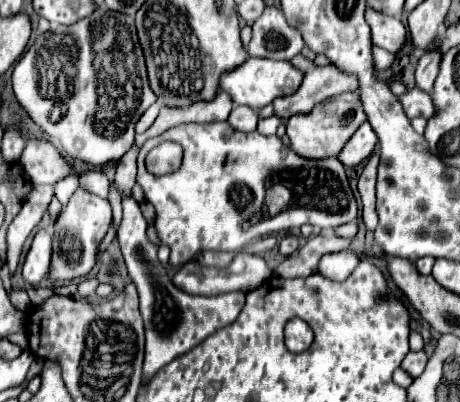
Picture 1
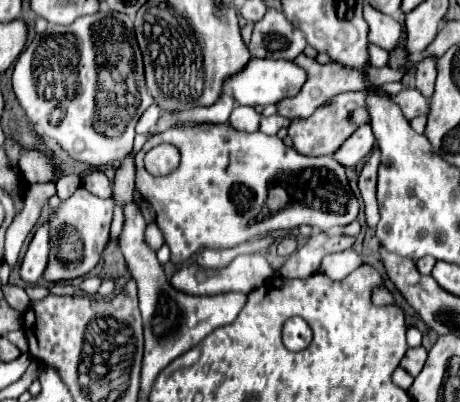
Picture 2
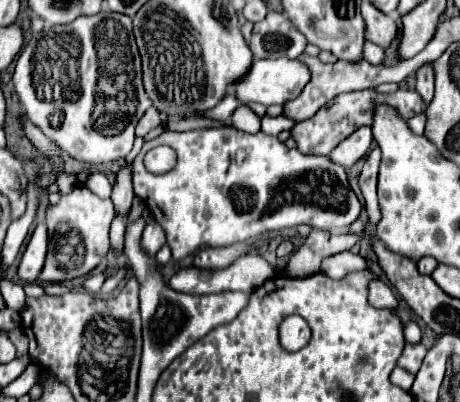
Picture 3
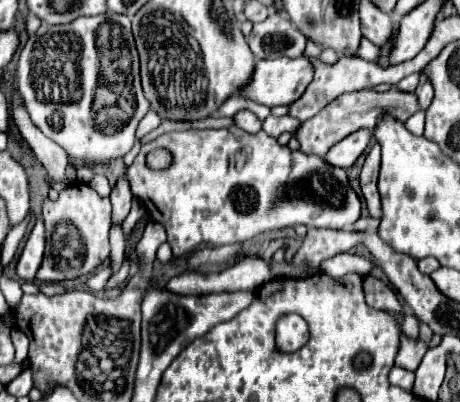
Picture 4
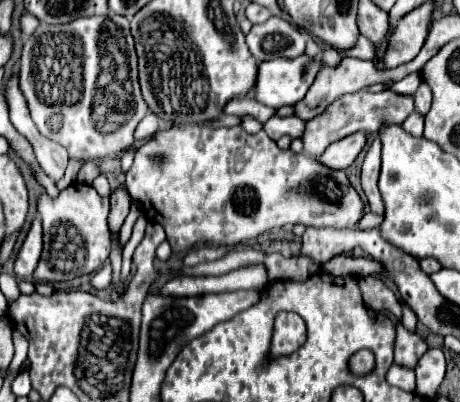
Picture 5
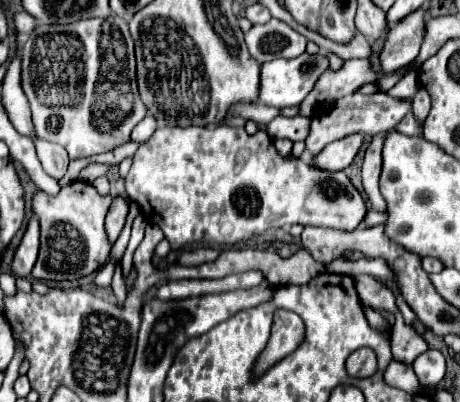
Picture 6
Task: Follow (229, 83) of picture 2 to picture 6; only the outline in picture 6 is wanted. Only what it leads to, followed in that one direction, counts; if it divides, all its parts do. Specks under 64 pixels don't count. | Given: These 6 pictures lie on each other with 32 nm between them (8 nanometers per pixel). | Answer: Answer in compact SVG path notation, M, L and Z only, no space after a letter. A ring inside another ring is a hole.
M300 54L298 58L277 58L272 62L262 64L262 80L260 80L260 102L274 108L298 106L308 92L314 88L316 80L328 70L328 56L326 54Z

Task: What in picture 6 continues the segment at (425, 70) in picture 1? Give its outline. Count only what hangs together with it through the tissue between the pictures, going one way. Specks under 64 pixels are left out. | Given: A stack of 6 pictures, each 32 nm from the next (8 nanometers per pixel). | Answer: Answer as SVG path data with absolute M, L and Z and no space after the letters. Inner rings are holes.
M420 88L412 98L412 114L420 124L424 124L428 112L430 112L430 94L424 88Z

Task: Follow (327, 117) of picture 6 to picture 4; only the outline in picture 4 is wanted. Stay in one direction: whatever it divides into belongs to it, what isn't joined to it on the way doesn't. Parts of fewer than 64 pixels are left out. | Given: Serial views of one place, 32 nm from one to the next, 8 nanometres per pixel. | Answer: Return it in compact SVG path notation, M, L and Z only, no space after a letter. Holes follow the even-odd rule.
M358 90L358 92L350 92L350 94L342 94L338 96L332 104L328 104L322 112L318 112L314 118L302 122L300 130L296 132L296 138L302 146L304 154L314 154L314 156L324 156L328 152L330 146L334 146L336 142L340 142L342 138L350 136L352 132L366 128L366 130L374 130L380 116L388 114L394 120L402 120L406 122L414 112L418 112L418 104L416 104L416 94L408 94L408 92L398 92L398 90L388 90L388 92L374 92L374 90Z

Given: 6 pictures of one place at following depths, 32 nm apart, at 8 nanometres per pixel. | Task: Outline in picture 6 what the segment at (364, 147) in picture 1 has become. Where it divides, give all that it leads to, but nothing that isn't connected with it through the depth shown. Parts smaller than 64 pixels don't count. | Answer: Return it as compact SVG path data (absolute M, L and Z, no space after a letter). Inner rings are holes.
M352 134L342 140L336 140L324 146L324 152L312 158L312 166L328 172L340 172L352 164L360 146L362 146L362 134Z

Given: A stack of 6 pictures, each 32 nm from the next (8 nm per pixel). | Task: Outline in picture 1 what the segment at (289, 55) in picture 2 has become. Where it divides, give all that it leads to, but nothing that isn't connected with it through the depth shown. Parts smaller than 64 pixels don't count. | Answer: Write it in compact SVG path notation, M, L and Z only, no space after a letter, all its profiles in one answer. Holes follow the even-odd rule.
M268 6L252 26L252 40L248 44L250 56L292 60L302 48L304 40L300 32L296 32L296 28L292 28L284 14L274 6Z

